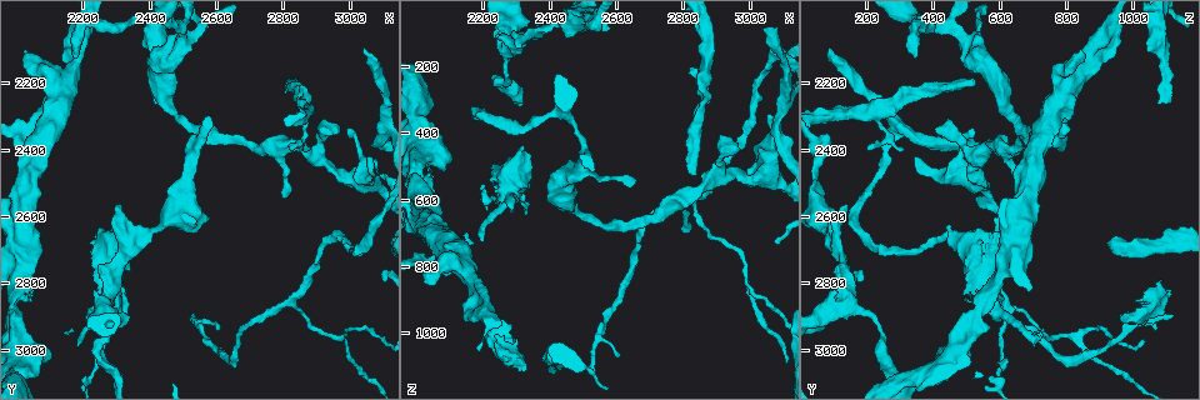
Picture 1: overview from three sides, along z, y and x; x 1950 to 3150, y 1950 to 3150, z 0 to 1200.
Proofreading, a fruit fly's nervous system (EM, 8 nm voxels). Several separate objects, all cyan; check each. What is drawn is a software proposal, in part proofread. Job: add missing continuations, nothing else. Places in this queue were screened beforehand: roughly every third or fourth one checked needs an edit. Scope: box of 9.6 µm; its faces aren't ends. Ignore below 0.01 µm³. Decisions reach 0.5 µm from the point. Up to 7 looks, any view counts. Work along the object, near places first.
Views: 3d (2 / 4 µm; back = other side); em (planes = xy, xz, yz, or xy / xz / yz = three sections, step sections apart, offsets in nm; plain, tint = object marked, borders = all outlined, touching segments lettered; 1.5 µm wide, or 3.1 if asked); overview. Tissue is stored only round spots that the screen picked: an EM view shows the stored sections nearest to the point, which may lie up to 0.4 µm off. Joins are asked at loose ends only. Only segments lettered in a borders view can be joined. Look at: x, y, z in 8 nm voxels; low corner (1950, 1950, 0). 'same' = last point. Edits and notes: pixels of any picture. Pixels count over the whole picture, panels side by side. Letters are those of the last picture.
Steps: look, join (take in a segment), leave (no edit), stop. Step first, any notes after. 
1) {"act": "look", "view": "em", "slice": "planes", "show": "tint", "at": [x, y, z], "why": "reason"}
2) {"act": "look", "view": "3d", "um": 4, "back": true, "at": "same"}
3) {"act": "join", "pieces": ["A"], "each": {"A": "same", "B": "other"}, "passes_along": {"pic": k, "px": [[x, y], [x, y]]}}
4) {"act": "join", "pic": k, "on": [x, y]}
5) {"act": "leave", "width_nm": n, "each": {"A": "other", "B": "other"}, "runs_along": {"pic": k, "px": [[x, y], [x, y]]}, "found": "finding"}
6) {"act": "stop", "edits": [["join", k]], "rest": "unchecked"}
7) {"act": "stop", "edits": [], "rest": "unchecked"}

{"act": "look", "view": "em", "slice": "xy", "step": 4, "show": "borders", "at": [2420, 2250, 1080], "why": "free end"}

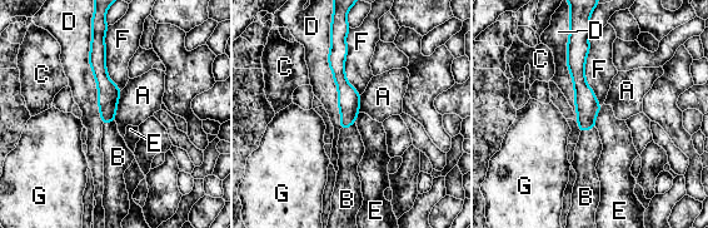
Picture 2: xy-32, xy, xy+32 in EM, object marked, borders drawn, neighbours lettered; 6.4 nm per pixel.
{"act": "look", "view": "em", "slice": "planes", "show": "borders", "at": "same"}

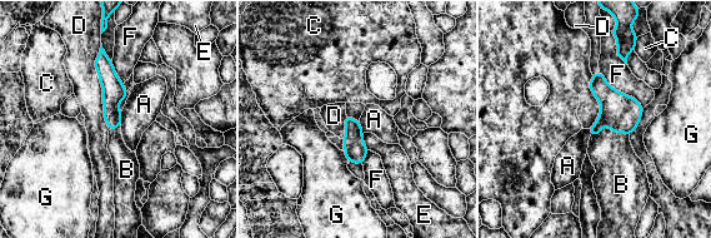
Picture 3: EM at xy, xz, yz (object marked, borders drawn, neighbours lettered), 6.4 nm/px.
{"act": "join", "pic": 3, "on": [616, 164], "each": {"A": "other", "B": "same", "C": "other", "D": "other", "E": "other", "F": "other", "G": "other"}, "found": "the cell continues"}

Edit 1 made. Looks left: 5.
{"act": "look", "view": "3d", "um": 2, "at": [2040, 2820, 530], "why": "branch stops here"}

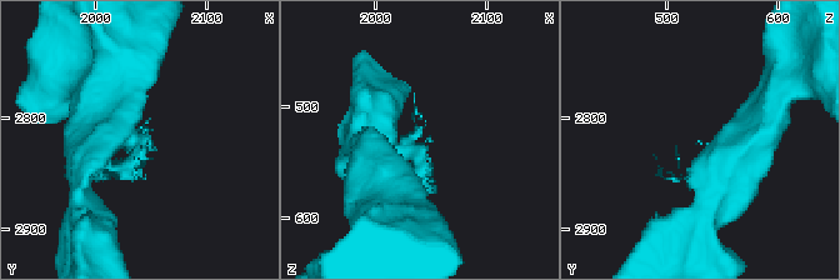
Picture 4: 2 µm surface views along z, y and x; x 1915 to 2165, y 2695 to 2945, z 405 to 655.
{"act": "look", "view": "em", "slice": "planes", "show": "borders", "at": [2048, 2822, 530], "why": "need the tissue"}

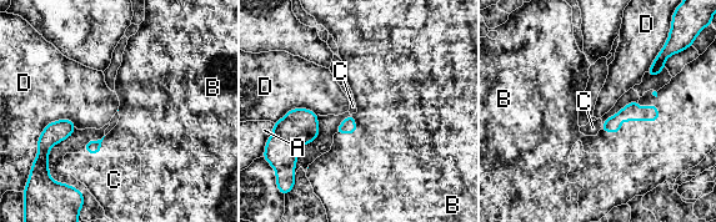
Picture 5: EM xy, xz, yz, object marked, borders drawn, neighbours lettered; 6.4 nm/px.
{"act": "leave", "each": {"A": "other", "B": "other", "C": "other", "D": "other"}, "found": "no lettered segment goes on from it"}

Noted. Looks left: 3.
{"act": "look", "view": "em", "slice": "planes", "show": "borders", "at": [2990, 2340, 520], "why": "branch stops here"}

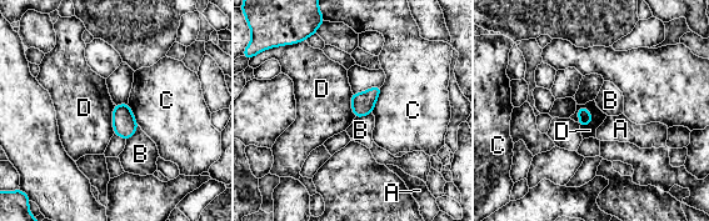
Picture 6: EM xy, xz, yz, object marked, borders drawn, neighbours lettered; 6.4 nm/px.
{"act": "leave", "each": {"A": "other", "B": "other", "C": "other", "D": "other"}, "border": {"pic": 6, "px": [[585, 106], [592, 121], [580, 126]]}, "found": "no lettered segment goes on from it"}

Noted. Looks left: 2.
{"act": "stop", "edits": [["join", 3]], "rest": "unchecked"}

